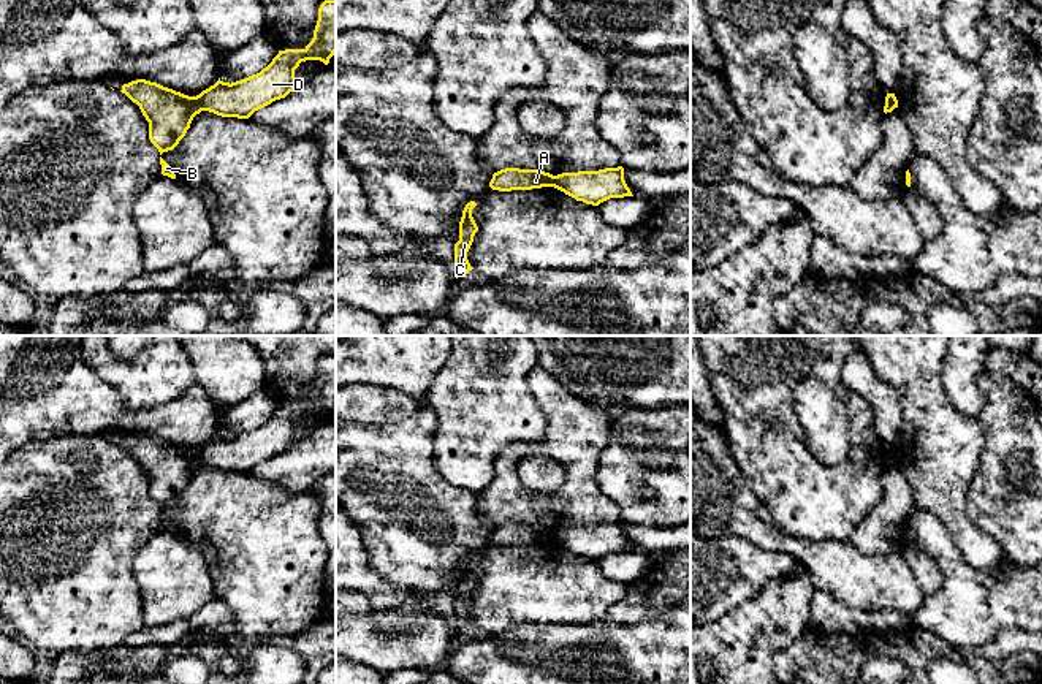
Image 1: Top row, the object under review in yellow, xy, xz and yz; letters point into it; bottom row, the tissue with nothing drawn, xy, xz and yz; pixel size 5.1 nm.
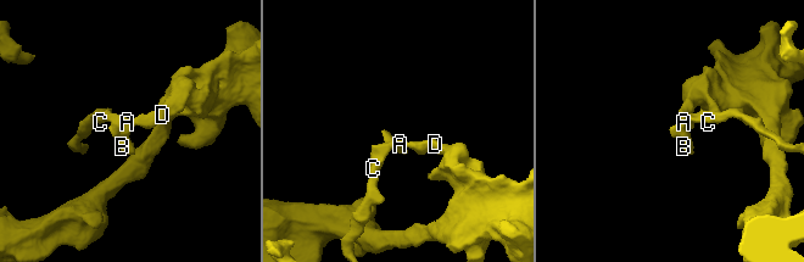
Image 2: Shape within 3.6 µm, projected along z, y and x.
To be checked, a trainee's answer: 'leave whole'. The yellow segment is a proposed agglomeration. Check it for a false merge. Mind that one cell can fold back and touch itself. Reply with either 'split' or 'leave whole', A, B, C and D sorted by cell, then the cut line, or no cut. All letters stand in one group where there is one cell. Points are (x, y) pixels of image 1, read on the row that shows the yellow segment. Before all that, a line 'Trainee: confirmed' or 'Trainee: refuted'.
Trainee: refuted
split | A B C / D | xy (193, 97), (203, 110)

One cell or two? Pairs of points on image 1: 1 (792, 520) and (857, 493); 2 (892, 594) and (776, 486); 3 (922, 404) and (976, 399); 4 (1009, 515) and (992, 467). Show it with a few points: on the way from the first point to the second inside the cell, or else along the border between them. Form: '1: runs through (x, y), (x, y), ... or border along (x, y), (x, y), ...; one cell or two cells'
1: runs through (808, 507), (813, 502), (827, 502), (841, 494); one cell
2: border along (797, 535), (848, 540); two cells
3: border along (943, 364), (946, 396), (960, 410), (976, 417); two cells
4: runs through (1004, 504), (1001, 501), (1001, 478); one cell

